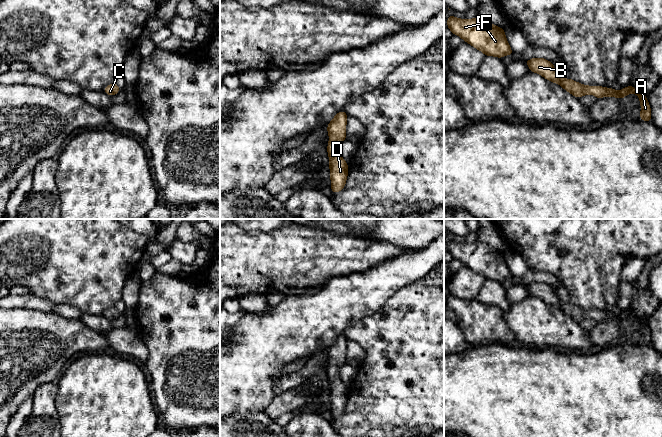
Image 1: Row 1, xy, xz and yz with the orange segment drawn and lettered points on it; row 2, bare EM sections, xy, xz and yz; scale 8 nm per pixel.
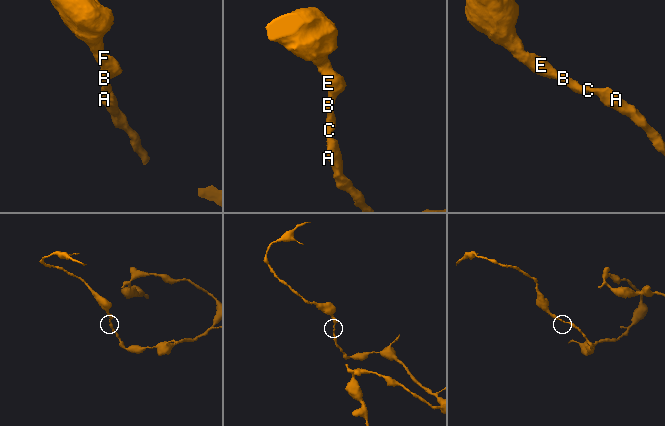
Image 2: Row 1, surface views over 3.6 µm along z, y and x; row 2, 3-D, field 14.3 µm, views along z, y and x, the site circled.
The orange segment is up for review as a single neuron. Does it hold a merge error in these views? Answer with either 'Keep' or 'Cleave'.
Keep

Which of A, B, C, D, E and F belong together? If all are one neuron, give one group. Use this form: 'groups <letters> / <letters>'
groups A B C D E F

